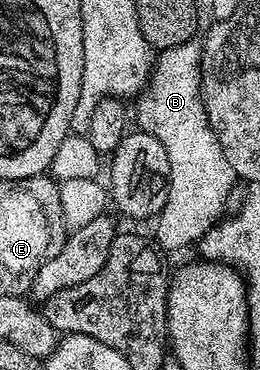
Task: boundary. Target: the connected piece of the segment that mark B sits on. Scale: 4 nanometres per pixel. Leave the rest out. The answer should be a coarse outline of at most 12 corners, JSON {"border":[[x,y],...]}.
{"border":[[200,48],[159,51],[134,106],[170,164],[161,251],[195,247],[238,182],[200,99]]}

